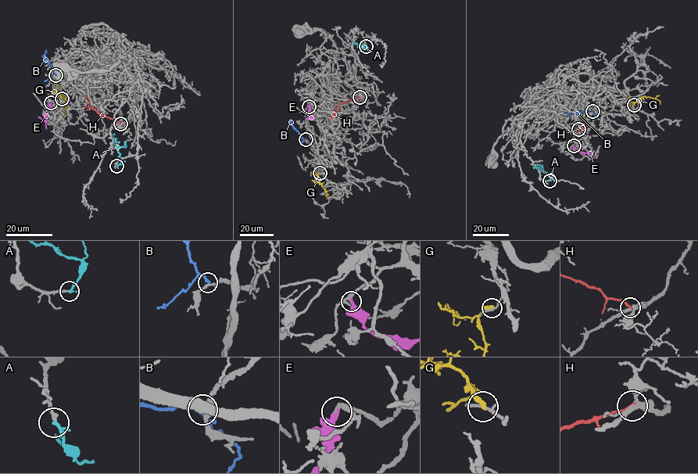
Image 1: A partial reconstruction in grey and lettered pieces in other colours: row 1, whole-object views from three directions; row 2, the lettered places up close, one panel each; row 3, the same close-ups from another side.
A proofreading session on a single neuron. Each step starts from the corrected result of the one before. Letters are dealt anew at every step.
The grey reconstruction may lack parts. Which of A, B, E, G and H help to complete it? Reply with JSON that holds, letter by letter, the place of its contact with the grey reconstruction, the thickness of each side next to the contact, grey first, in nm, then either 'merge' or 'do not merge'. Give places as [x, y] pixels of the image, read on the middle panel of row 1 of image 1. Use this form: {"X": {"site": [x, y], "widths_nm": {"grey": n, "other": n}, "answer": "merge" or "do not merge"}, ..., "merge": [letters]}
{"A": {"site": [366, 46], "widths_nm": {"grey": 190, "other": 240}, "answer": "merge"}, "B": {"site": [306, 139], "widths_nm": {"grey": 240, "other": 240}, "answer": "do not merge"}, "E": {"site": [309, 106], "widths_nm": {"grey": 280, "other": 440}, "answer": "merge"}, "G": {"site": [320, 173], "widths_nm": {"grey": 170, "other": 320}, "answer": "do not merge"}, "H": {"site": [359, 97], "widths_nm": {"grey": 240, "other": 190}, "answer": "do not merge"}, "merge": ["A", "E"]}

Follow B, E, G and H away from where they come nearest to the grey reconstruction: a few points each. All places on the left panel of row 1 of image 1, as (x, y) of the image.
B: (55, 75), (44, 57), (45, 50)
E: (51, 102), (46, 121), (38, 116)
G: (62, 98), (60, 95), (64, 95), (65, 113), (62, 116)
H: (119, 123), (99, 114), (89, 105), (84, 95)

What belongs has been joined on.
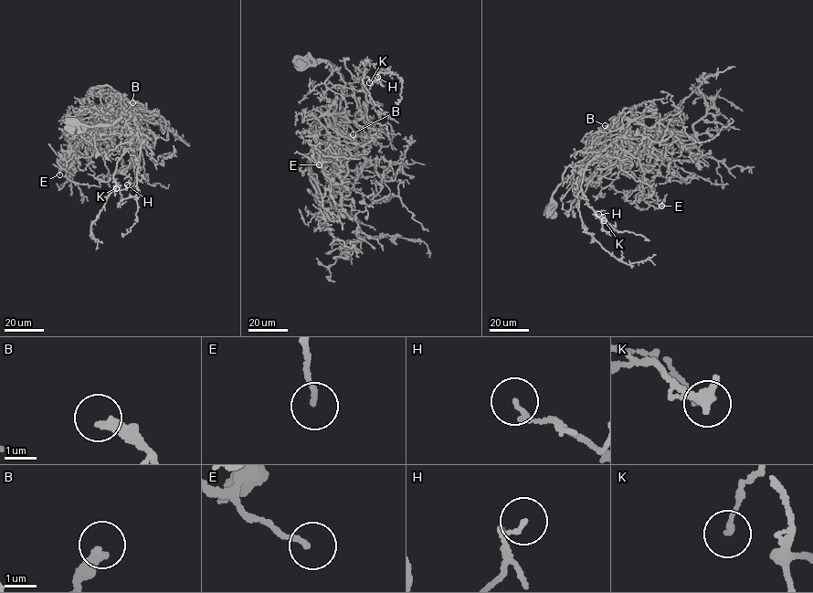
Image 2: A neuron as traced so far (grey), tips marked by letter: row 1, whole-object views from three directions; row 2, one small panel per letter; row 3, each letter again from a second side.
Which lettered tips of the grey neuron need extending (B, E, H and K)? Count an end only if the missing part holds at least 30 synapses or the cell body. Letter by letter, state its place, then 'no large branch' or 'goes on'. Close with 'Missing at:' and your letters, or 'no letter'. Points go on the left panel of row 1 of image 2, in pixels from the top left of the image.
B: (132, 102) | goes on
E: (59, 174) | no large branch
H: (127, 185) | no large branch
K: (116, 188) | no large branch
Missing at: B

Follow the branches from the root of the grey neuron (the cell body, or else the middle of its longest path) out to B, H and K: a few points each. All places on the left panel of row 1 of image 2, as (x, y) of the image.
B: (72, 121), (110, 125), (126, 105), (136, 110), (136, 120), (127, 113), (132, 102)
H: (72, 121), (109, 126), (121, 118), (118, 108), (136, 110), (142, 128), (136, 192), (119, 206), (127, 185)
K: (72, 121), (109, 126), (121, 118), (118, 108), (136, 110), (142, 128), (136, 194), (119, 206), (116, 188)

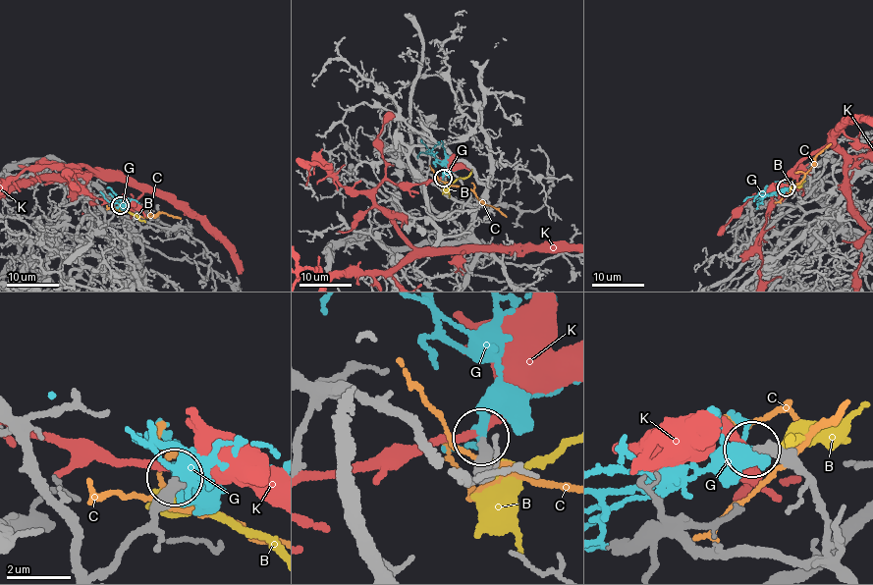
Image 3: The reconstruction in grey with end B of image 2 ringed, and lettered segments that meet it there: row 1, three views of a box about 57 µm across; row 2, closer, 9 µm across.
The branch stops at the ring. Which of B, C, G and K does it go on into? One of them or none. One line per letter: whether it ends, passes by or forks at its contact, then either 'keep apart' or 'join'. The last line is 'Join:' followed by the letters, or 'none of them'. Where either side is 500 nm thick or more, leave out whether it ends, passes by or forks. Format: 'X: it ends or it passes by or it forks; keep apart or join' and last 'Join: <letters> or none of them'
B: it passes by; keep apart
C: it forks; keep apart
G: it passes by; join
K: it passes by; keep apart
Join: G

